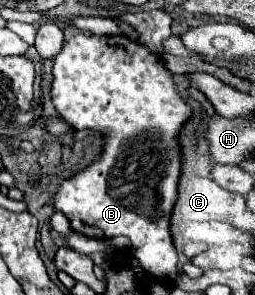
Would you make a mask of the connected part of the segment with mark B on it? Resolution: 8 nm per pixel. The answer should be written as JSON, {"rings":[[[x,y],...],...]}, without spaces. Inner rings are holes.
{"rings":[[[88,33],[74,35],[58,53],[52,67],[52,101],[74,129],[94,129],[106,135],[106,149],[102,157],[88,169],[62,181],[54,195],[56,211],[64,211],[74,231],[90,239],[112,239],[124,235],[132,241],[132,251],[144,271],[160,279],[174,279],[178,267],[178,253],[170,237],[170,211],[176,199],[176,183],[180,175],[180,153],[176,133],[190,117],[190,107],[174,89],[172,73],[164,67],[158,55],[136,41],[120,35],[98,37]]]}

